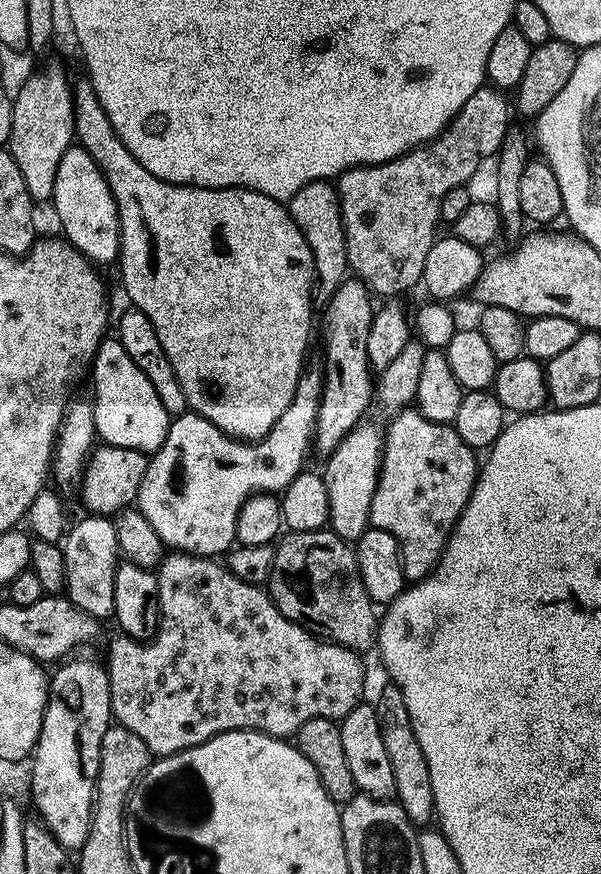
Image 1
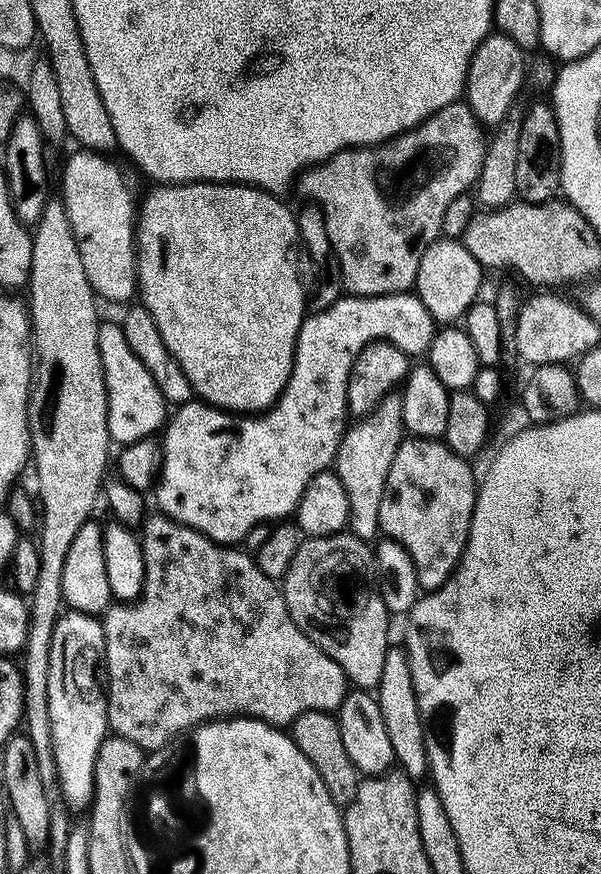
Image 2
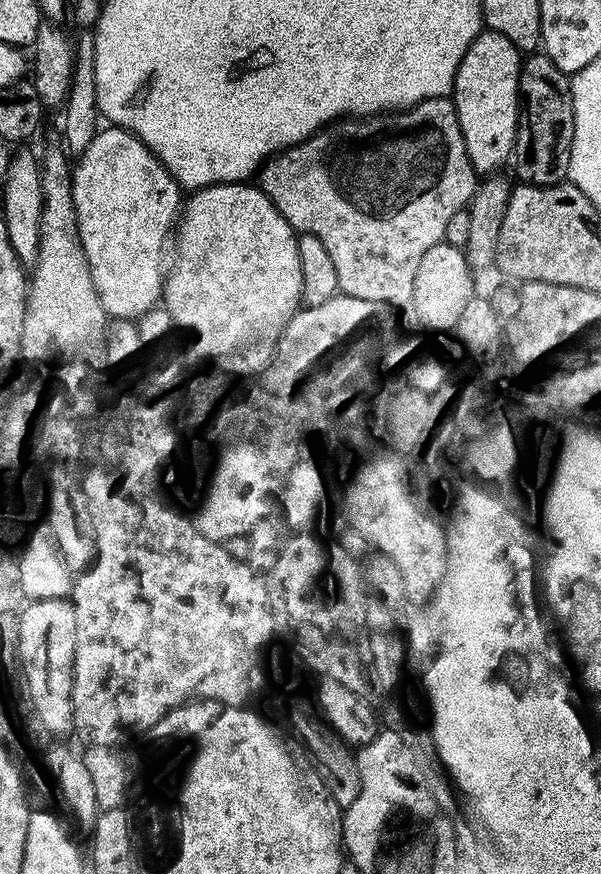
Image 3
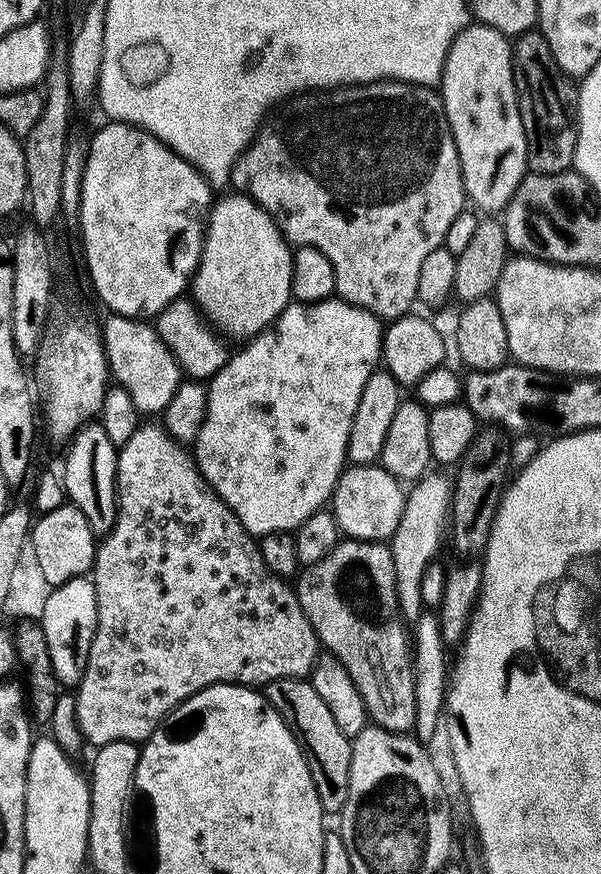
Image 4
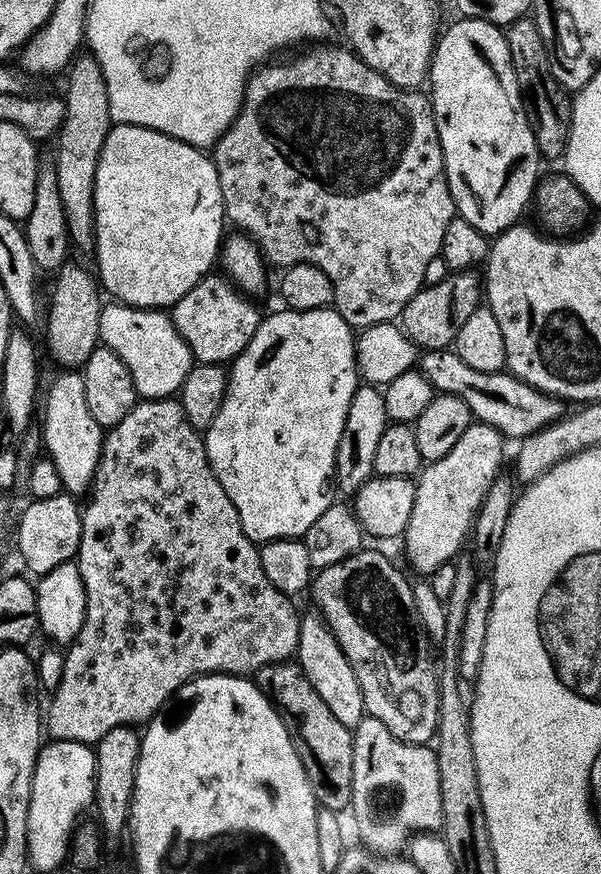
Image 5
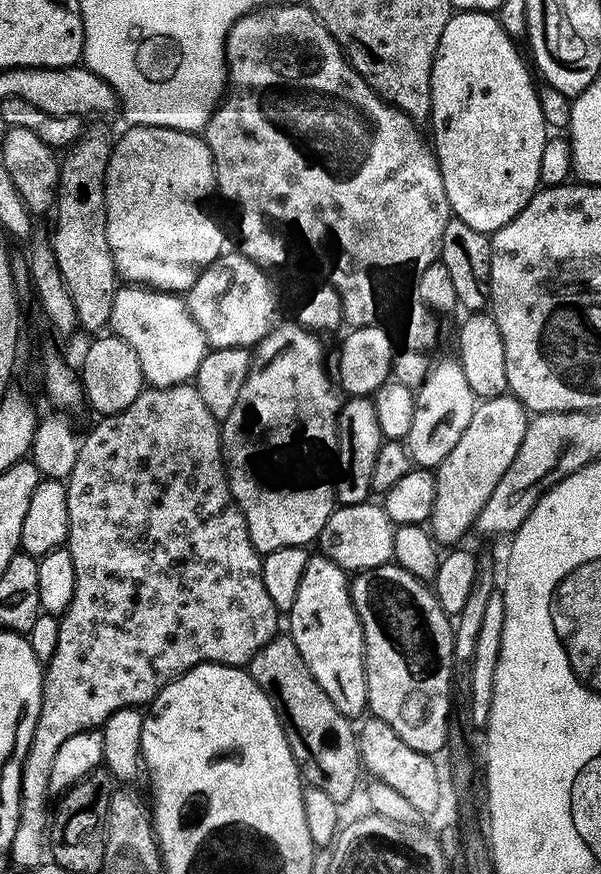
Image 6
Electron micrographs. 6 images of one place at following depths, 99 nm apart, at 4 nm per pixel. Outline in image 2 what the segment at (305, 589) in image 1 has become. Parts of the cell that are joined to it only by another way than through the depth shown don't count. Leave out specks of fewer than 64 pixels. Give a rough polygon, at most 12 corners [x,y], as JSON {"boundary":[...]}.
{"boundary":[[301,539],[290,618],[375,690],[390,647],[369,541]]}

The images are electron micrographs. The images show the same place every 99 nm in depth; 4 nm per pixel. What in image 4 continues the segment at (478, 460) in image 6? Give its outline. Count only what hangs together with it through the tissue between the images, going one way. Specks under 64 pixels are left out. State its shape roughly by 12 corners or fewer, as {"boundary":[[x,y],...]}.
{"boundary":[[429,470],[407,489],[390,547],[405,621],[422,611],[437,559],[452,480]]}

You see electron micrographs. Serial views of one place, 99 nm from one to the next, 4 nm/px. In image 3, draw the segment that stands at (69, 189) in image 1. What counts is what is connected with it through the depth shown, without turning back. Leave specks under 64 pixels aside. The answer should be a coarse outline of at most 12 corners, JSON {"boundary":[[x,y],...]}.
{"boundary":[[126,128],[78,156],[78,234],[109,317],[164,291],[182,189]]}

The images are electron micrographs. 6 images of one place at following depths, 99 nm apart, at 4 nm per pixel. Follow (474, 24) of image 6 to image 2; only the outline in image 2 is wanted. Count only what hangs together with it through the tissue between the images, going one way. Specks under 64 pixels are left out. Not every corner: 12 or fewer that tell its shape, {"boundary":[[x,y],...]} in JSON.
{"boundary":[[493,31],[468,67],[466,103],[481,124],[513,111],[524,56]]}

